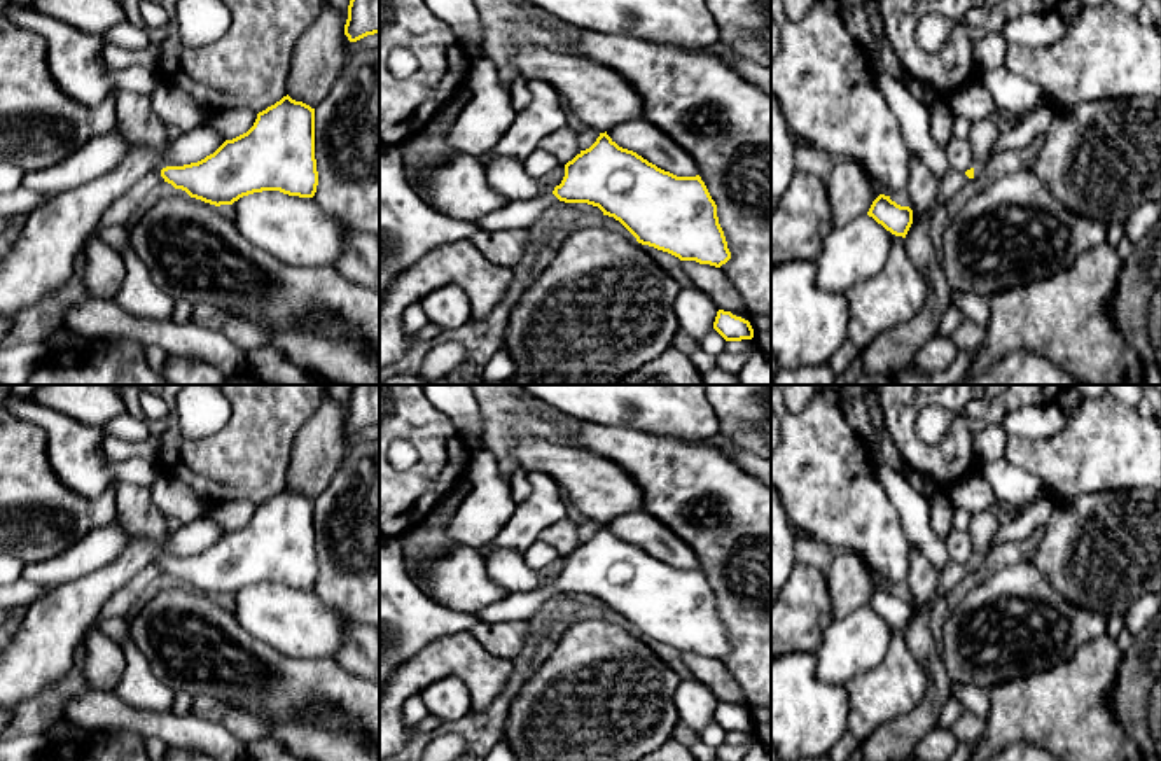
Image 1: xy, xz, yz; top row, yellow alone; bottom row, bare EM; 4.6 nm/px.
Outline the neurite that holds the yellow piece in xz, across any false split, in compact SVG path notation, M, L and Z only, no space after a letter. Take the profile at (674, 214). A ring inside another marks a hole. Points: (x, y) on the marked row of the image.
M607 131L600 133L589 149L580 150L565 164L565 177L551 194L526 201L509 201L472 222L488 231L530 229L547 208L560 201L598 206L603 215L619 220L638 243L668 252L680 261L720 268L731 259L719 224L717 205L701 177L677 177L664 171L636 152L619 147Z

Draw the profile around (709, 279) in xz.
M684 261L684 269L691 283L703 290L719 310L731 311L743 317L743 303L740 294L733 289L720 268L699 264L696 261Z

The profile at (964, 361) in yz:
M958 350L953 364L941 373L930 374L916 369L914 366L904 367L890 376L890 385L956 385L965 380L977 359L977 350Z

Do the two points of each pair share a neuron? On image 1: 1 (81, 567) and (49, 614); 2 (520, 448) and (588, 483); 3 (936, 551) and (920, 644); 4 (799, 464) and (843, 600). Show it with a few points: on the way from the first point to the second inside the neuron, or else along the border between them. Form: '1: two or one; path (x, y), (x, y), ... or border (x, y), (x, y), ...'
1: two; border (107, 565), (51, 590)
2: one; path (537, 455), (570, 467)
3: two; border (911, 543), (939, 571)
4: two; border (841, 550), (854, 551), (873, 578)

